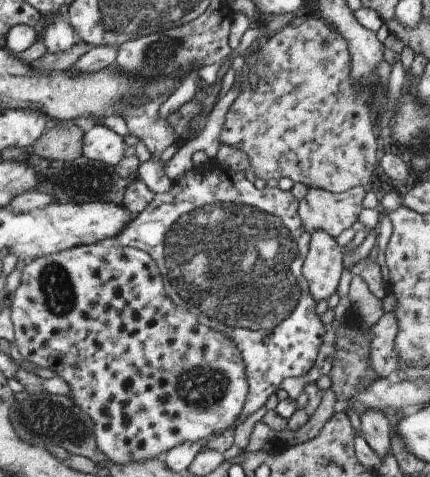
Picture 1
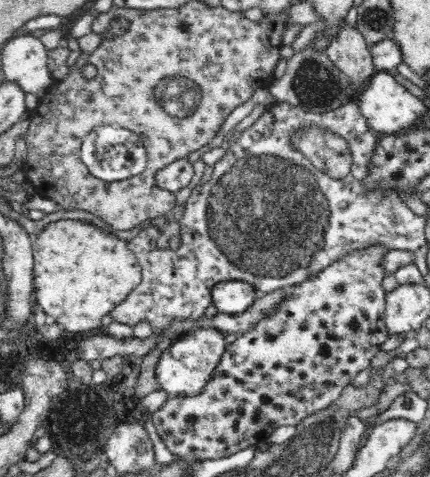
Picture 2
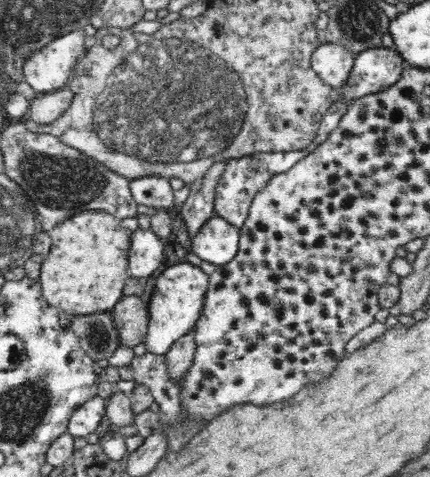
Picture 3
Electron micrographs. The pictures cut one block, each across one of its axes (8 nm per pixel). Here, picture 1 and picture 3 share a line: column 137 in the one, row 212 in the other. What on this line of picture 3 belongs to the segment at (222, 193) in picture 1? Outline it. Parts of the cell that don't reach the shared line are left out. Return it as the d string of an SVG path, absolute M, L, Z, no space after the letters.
M336 102L328 114L322 118L320 122L320 128L318 128L318 134L316 138L312 140L312 144L308 144L306 148L302 150L288 150L288 152L256 152L256 154L248 154L248 156L242 156L242 158L234 158L234 160L228 160L228 166L222 174L222 180L216 188L216 216L222 216L226 218L230 224L234 224L236 228L242 228L242 224L246 222L246 216L250 212L250 206L252 206L252 198L256 196L258 190L262 190L266 186L266 182L270 182L276 174L284 174L288 172L292 166L296 166L302 158L306 158L312 150L316 150L322 142L328 140L328 136L340 126L340 120L342 116L346 114L348 110L348 104L342 104L342 102Z

